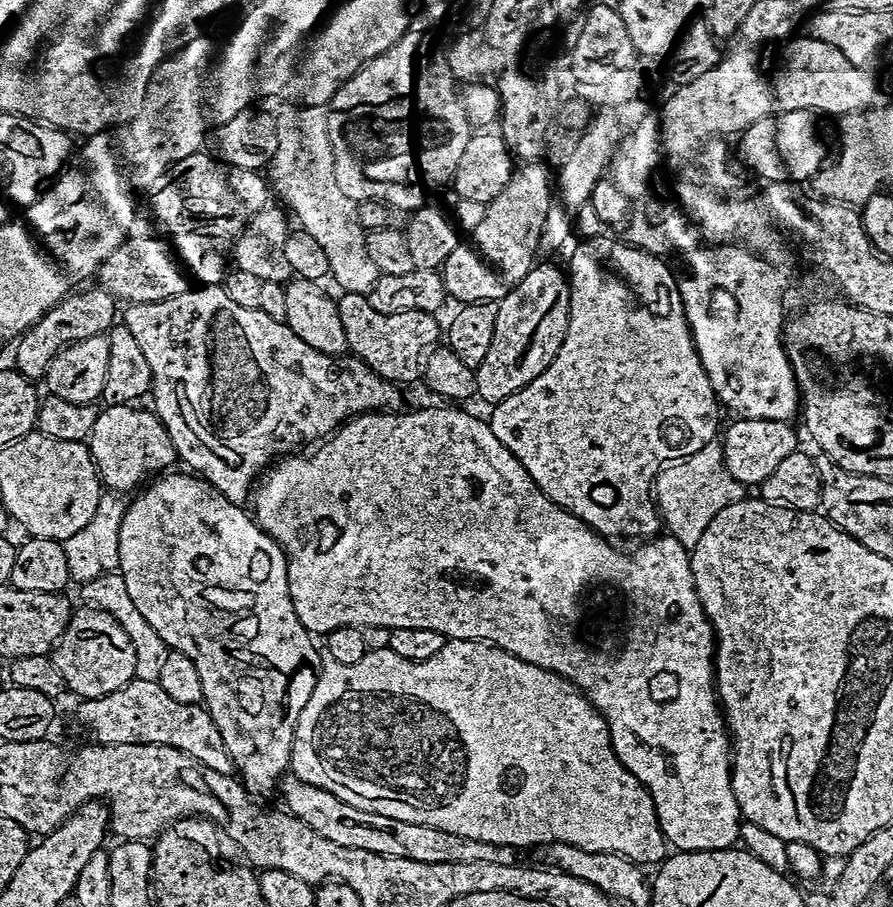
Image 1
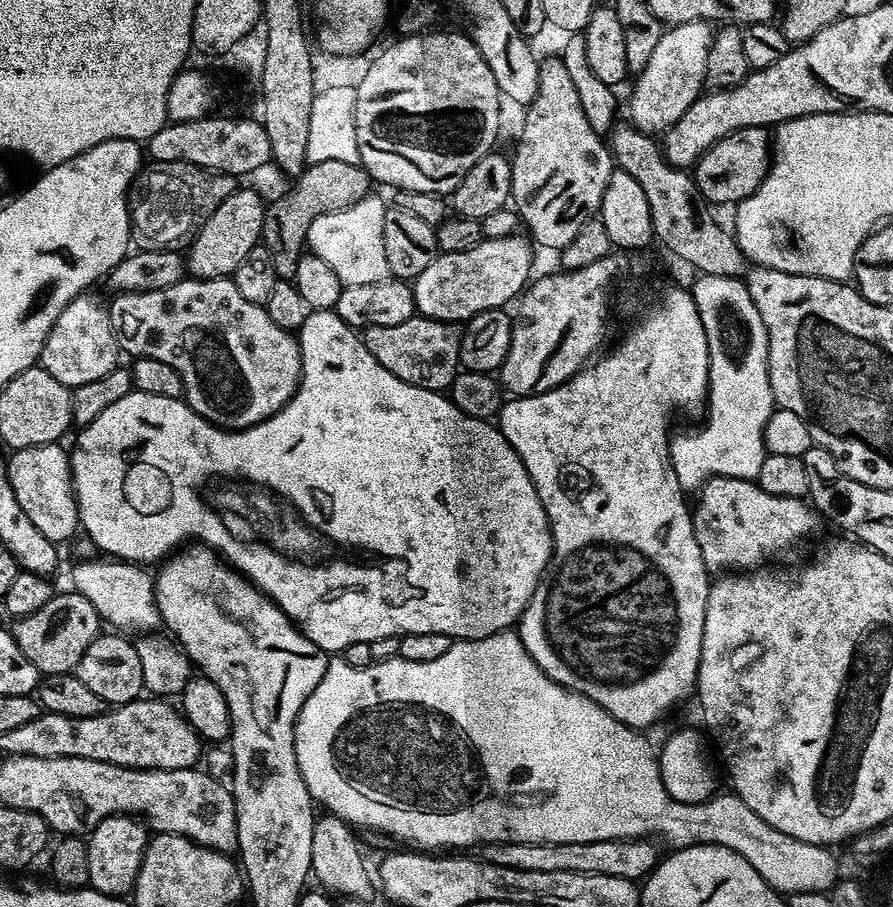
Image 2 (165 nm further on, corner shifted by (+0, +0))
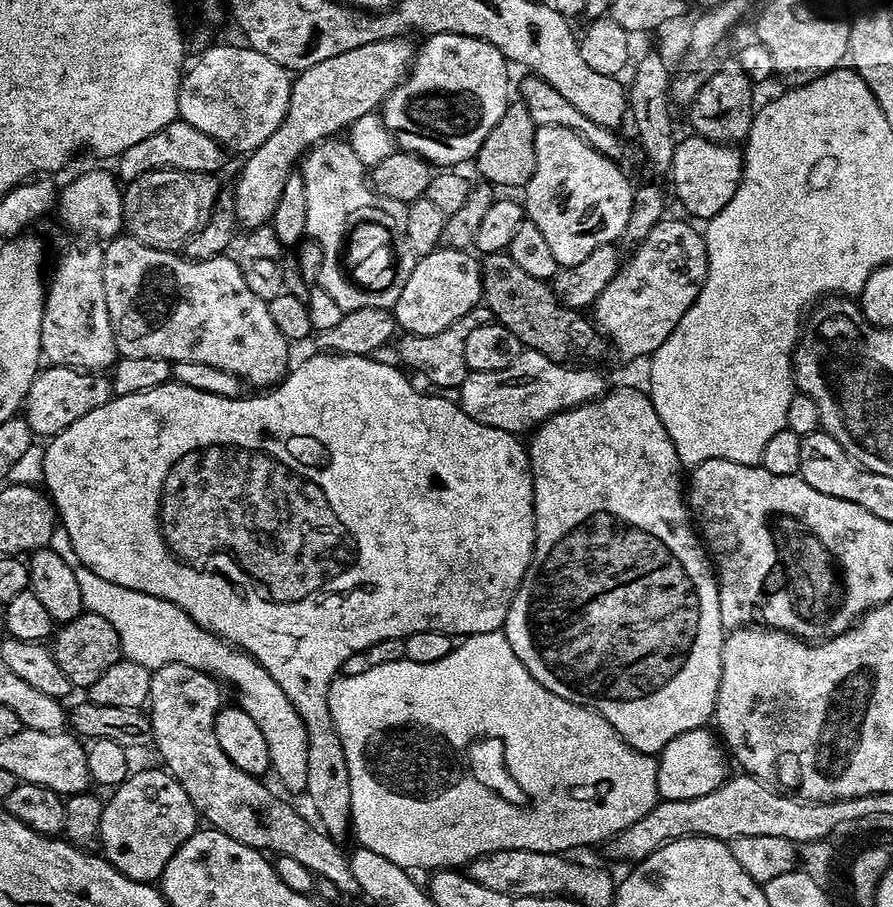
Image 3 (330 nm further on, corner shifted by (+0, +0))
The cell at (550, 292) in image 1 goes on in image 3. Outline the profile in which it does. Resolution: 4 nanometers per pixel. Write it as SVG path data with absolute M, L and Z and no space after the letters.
M663 218L657 222L653 229L646 234L644 240L637 243L632 253L627 253L626 259L621 263L620 268L614 274L614 278L606 290L602 290L602 294L598 294L595 304L590 309L591 319L594 321L597 329L606 337L607 343L616 347L616 352L624 360L632 360L635 356L644 356L643 358L651 357L654 350L658 350L658 346L662 346L662 342L666 342L666 338L670 338L670 334L678 326L678 322L682 322L682 314L686 314L686 310L690 310L690 306L698 298L700 288L704 285L704 279L708 273L708 255L706 254L706 242L704 241L701 229L695 223L684 220L670 220Z

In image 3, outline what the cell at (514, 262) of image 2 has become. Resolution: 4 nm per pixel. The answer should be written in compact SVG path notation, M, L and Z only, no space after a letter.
M440 246L413 263L402 294L398 294L394 315L397 325L409 336L438 334L472 311L481 300L481 261L463 248Z

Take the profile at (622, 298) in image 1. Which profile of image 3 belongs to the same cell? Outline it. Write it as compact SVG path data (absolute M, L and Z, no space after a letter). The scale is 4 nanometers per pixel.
M636 388L605 391L604 395L588 404L579 404L577 408L567 408L564 412L554 414L531 433L532 441L527 441L526 447L528 462L532 466L536 545L524 580L504 619L502 631L514 654L518 654L522 666L530 670L530 674L547 692L593 708L610 722L610 726L614 726L619 736L636 752L659 754L678 734L705 727L713 719L722 674L722 646L726 629L720 613L714 568L690 519L686 484L682 476L680 480L682 465L674 450L674 442L670 442L670 434L666 434L666 426L662 426L662 418L658 418L651 399L641 389L640 392Z

